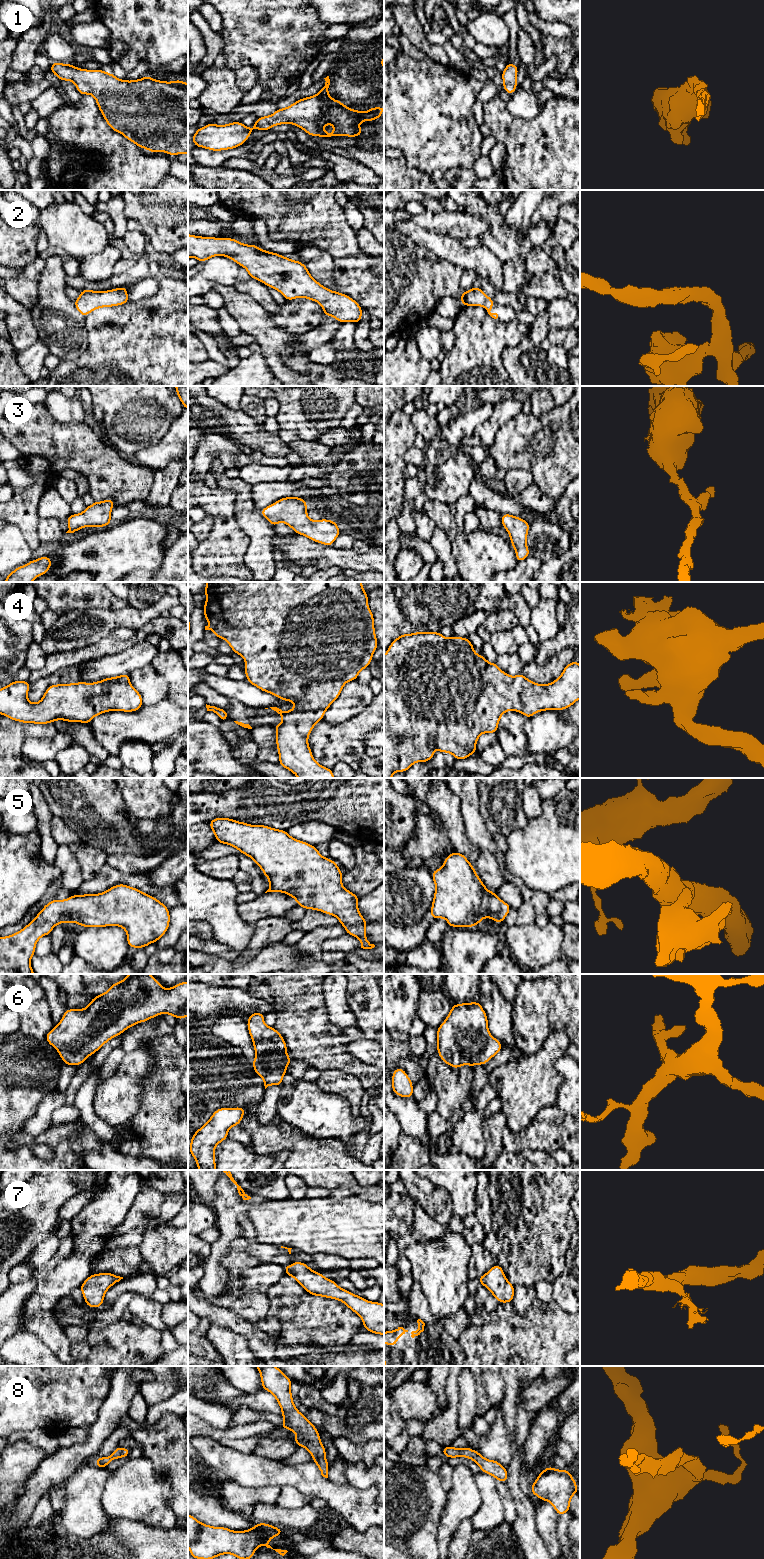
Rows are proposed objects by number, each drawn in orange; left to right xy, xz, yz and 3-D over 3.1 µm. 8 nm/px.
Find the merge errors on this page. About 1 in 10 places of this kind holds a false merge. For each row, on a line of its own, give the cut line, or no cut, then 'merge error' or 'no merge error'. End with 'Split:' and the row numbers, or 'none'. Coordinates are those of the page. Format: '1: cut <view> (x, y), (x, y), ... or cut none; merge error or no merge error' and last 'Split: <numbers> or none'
1: cut none; no merge error
2: cut none; no merge error
3: cut none; no merge error
4: cut none; no merge error
5: cut none; no merge error
6: cut none; no merge error
7: cut none; no merge error
8: cut none; no merge error
Split: none

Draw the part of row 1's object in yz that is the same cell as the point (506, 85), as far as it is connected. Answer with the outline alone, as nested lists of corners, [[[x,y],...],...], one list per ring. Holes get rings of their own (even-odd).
[[[507,63],[502,74],[503,89],[512,95],[517,88],[518,66],[513,63]]]

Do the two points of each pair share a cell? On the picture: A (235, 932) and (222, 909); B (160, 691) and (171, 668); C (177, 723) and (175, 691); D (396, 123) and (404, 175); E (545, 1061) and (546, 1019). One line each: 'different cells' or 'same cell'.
A: same cell
B: different cells
C: different cells
D: different cells
E: different cells

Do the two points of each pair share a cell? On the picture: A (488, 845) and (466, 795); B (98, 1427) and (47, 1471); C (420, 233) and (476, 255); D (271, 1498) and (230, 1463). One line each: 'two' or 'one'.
A: one
B: one
C: one
D: two

